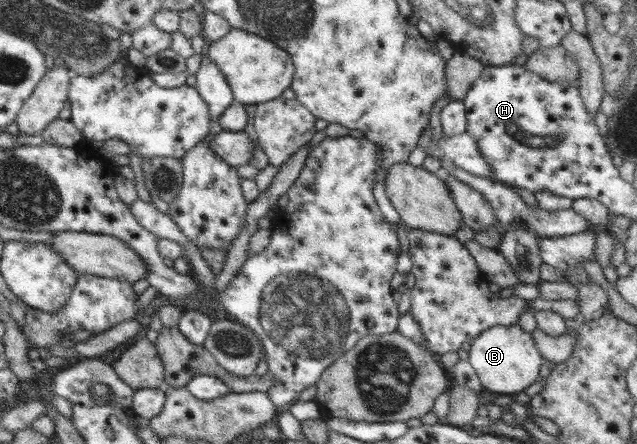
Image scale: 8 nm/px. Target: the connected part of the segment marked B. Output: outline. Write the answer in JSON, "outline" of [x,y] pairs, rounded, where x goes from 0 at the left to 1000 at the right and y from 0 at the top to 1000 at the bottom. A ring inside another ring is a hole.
{"outline":[[[779,732],[760,748],[755,748],[741,770],[736,791],[735,818],[747,836],[760,881],[768,881],[774,887],[797,887],[808,890],[816,881],[823,881],[837,860],[845,856],[846,838],[856,809],[846,797],[843,779],[837,768],[835,755],[830,748],[823,748],[818,734],[785,734]]]}

